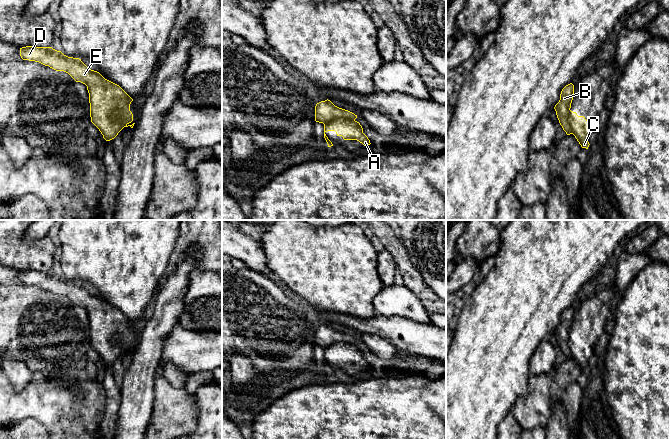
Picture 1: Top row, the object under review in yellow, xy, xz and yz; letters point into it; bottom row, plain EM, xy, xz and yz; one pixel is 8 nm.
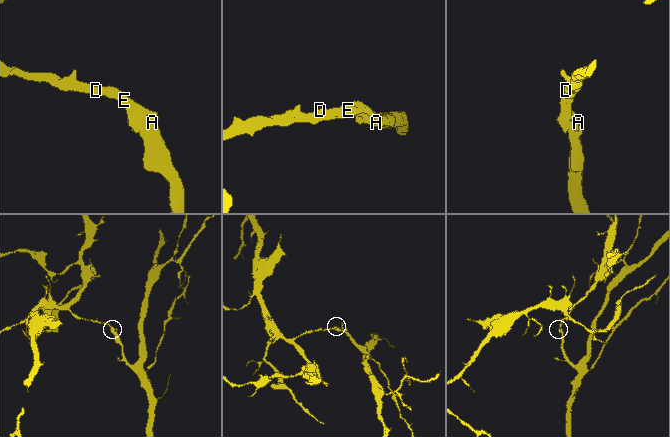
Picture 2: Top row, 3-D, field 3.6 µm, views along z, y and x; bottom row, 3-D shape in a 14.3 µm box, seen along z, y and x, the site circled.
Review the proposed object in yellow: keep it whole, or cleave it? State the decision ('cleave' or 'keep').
cleave

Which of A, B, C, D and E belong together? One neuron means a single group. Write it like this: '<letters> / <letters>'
A C / B D E

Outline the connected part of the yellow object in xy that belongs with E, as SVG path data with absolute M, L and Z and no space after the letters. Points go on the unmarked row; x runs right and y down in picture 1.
M26 270L20 272L23 284L39 286L56 295L68 297L76 306L87 310L91 346L106 365L133 345L130 328L133 323L117 308L91 294L79 282L68 281L52 271Z

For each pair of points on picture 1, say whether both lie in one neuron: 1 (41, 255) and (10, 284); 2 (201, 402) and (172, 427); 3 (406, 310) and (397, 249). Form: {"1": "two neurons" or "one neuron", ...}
{"1": "two neurons", "2": "two neurons", "3": "two neurons"}

